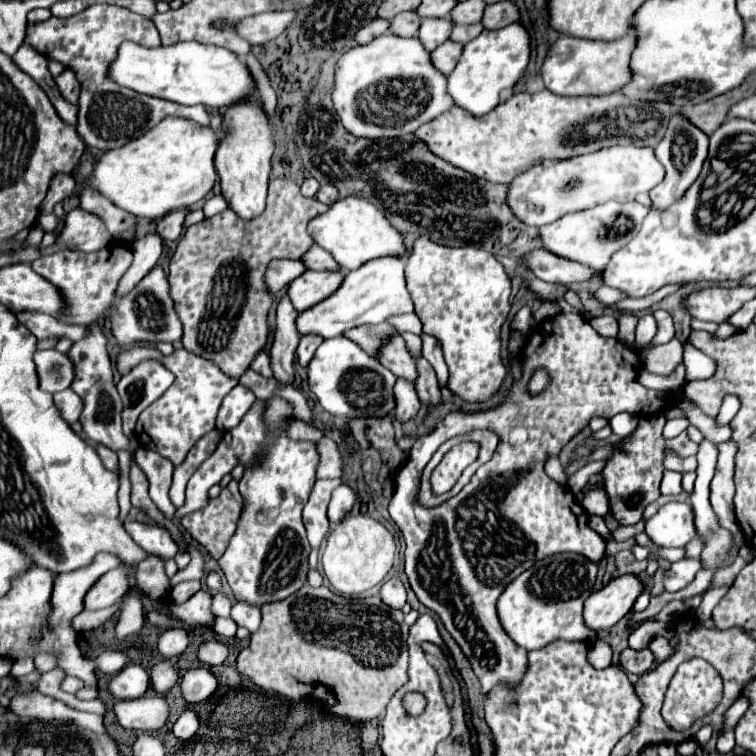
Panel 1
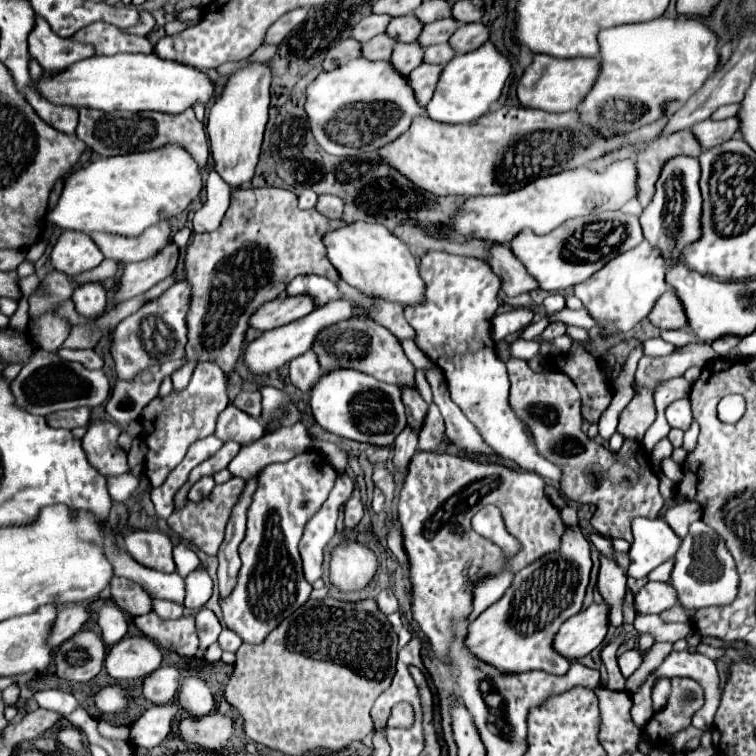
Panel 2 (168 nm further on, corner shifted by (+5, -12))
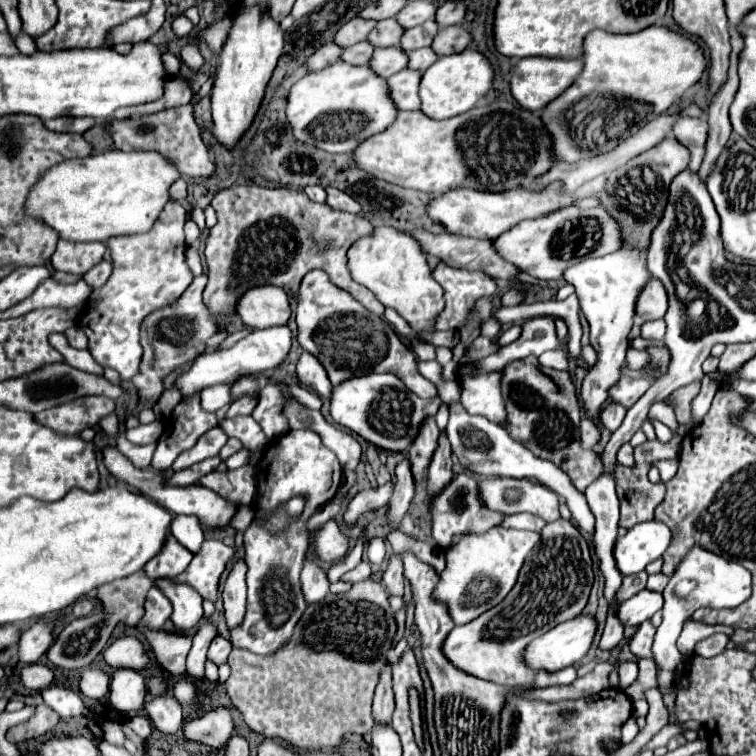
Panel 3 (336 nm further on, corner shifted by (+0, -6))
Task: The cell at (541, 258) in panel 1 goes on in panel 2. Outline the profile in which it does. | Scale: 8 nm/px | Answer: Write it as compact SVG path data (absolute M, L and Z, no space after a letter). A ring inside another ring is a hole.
M493 244L491 252L487 252L487 264L501 280L501 290L507 296L517 296L523 292L531 292L537 288L535 280L527 274L523 264L513 256L507 244Z

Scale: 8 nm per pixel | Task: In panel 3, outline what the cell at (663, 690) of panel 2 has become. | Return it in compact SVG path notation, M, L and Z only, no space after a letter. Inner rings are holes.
M694 544L688 554L682 558L682 562L678 564L678 568L674 570L674 574L670 576L670 582L664 590L664 620L656 630L656 638L652 644L652 656L656 662L656 670L658 670L658 690L662 692L662 696L670 694L674 690L674 678L676 678L676 666L680 662L680 652L676 648L676 638L680 636L682 624L692 616L694 610L708 606L708 608L736 608L738 604L742 604L748 596L750 596L750 572L740 566L734 564L732 560L714 554L710 550L706 550L700 544Z

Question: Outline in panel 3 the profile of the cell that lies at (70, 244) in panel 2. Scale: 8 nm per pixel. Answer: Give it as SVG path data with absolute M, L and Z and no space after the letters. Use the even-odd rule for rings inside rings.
M60 240L56 252L52 254L54 270L86 274L92 266L96 266L106 252L104 242L70 242Z

